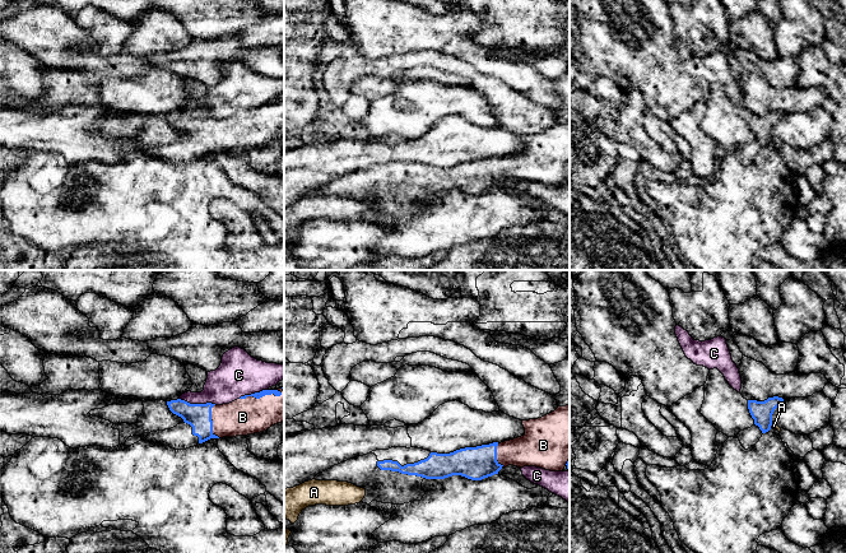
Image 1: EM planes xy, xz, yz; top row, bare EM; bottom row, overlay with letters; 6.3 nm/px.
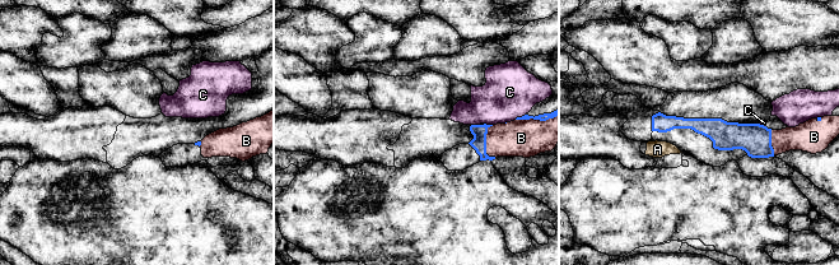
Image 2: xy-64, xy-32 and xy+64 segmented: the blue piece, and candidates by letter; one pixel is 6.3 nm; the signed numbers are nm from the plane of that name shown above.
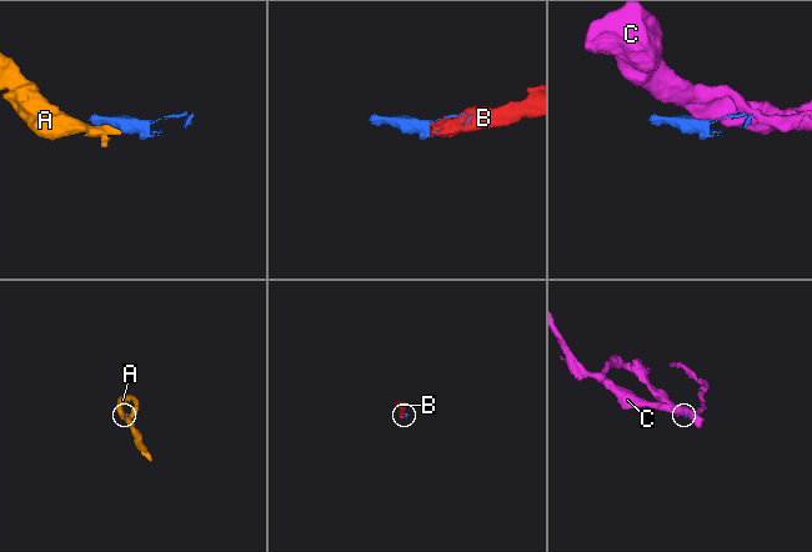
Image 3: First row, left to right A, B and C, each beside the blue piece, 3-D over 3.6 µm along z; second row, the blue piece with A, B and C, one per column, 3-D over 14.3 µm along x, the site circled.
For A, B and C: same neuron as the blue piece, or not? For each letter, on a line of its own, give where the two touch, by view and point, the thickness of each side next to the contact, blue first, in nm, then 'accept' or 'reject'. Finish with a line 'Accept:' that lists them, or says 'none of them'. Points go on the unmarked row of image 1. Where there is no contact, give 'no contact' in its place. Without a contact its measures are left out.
A: contact yz (771, 139); calibres 140 and 30 nm; reject
B: contact xy (212, 136); calibres 160 and 240 nm; accept
C: contact xy (198, 119); calibres 160 and 240 nm; reject
Accept: B

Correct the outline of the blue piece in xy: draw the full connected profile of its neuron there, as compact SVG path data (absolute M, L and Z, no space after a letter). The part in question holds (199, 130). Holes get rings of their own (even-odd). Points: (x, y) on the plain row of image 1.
M284 101L262 104L223 120L167 116L169 125L183 134L171 144L141 149L141 154L186 164L210 153L260 148L284 135Z

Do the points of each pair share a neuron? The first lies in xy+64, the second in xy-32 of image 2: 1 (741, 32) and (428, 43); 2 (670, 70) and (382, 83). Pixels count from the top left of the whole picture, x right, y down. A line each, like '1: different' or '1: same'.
1: same
2: different

